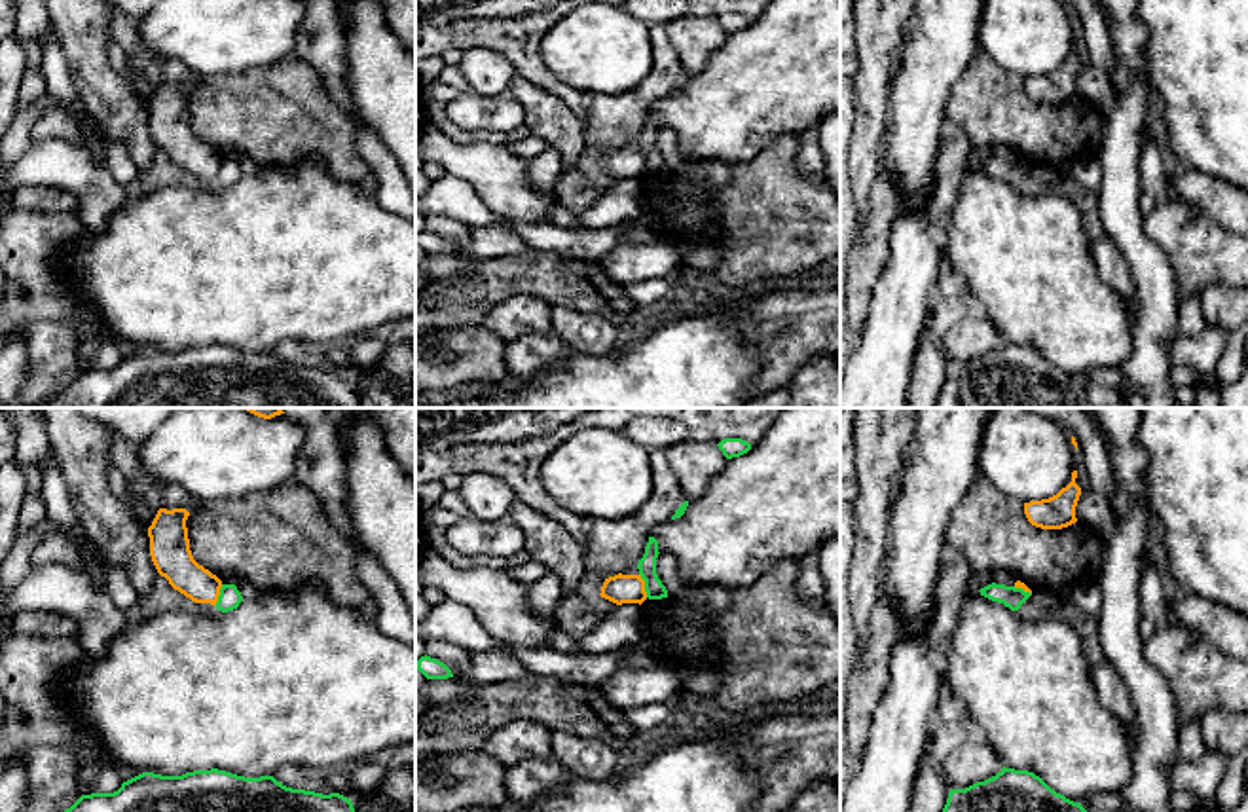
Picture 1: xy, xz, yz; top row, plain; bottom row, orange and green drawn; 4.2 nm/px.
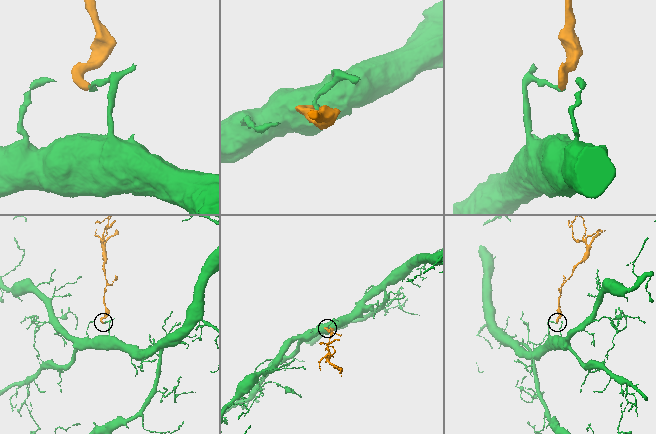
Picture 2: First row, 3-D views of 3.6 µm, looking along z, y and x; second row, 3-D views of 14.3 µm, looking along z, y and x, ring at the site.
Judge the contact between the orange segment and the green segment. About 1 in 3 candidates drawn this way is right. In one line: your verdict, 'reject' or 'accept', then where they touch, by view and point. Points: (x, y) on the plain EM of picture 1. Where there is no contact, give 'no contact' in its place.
reject | xz (643, 160)

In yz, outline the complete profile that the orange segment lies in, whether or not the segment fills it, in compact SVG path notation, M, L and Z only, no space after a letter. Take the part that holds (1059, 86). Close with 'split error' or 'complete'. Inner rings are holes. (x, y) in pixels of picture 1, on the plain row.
M1077 46L1072 47L1072 57L1056 70L1024 78L1028 97L1041 104L1062 104L1075 99L1075 82L1081 70L1081 63L1075 59L1075 53Z; complete

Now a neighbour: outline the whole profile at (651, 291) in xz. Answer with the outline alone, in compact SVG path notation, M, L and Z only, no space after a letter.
M649 279L645 283L630 283L626 285L628 298L635 304L635 307L652 305L660 300L671 298L677 294L675 279Z

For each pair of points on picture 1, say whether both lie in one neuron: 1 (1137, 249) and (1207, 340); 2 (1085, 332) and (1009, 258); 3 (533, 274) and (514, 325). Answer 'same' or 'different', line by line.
1: different
2: same
3: different

